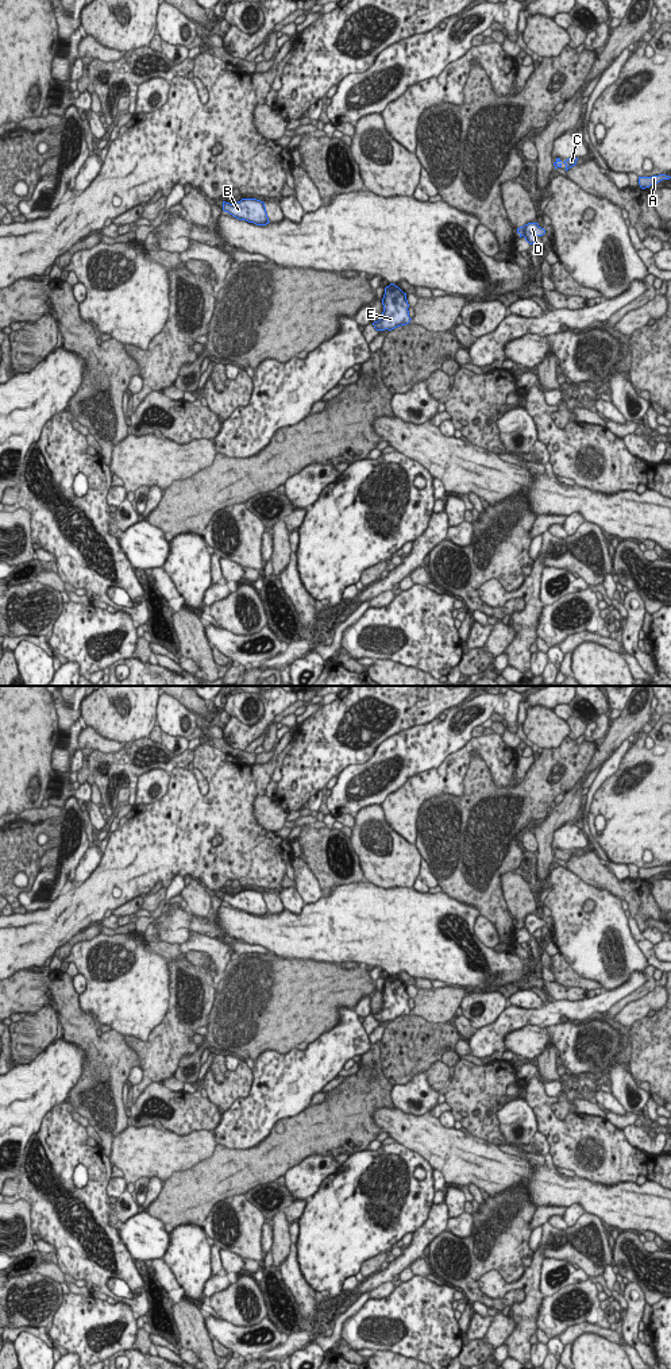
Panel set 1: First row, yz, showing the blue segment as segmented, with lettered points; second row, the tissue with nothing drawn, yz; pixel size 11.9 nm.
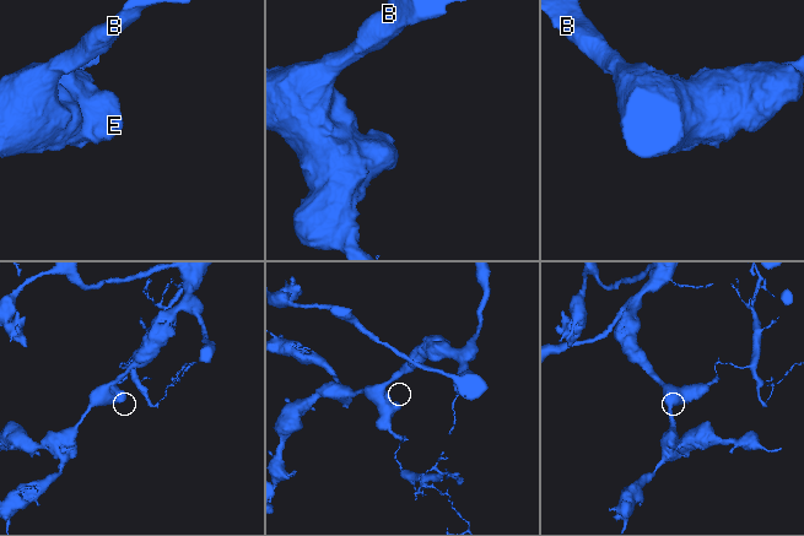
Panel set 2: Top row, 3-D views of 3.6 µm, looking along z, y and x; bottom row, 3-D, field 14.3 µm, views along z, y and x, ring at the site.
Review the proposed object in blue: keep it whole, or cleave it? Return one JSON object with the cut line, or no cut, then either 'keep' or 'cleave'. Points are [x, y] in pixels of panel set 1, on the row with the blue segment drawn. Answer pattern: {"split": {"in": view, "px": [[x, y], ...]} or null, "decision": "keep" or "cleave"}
{"split": {"in": "yz", "px": [[525, 226], [521, 235]]}, "decision": "cleave"}

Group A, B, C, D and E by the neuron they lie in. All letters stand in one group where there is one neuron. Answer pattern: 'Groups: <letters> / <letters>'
Groups: A C / B D E.

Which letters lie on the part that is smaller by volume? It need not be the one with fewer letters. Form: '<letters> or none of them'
A, C

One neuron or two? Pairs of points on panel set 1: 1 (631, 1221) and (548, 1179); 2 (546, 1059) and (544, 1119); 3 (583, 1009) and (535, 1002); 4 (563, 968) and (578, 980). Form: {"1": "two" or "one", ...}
{"1": "one", "2": "two", "3": "two", "4": "one"}

